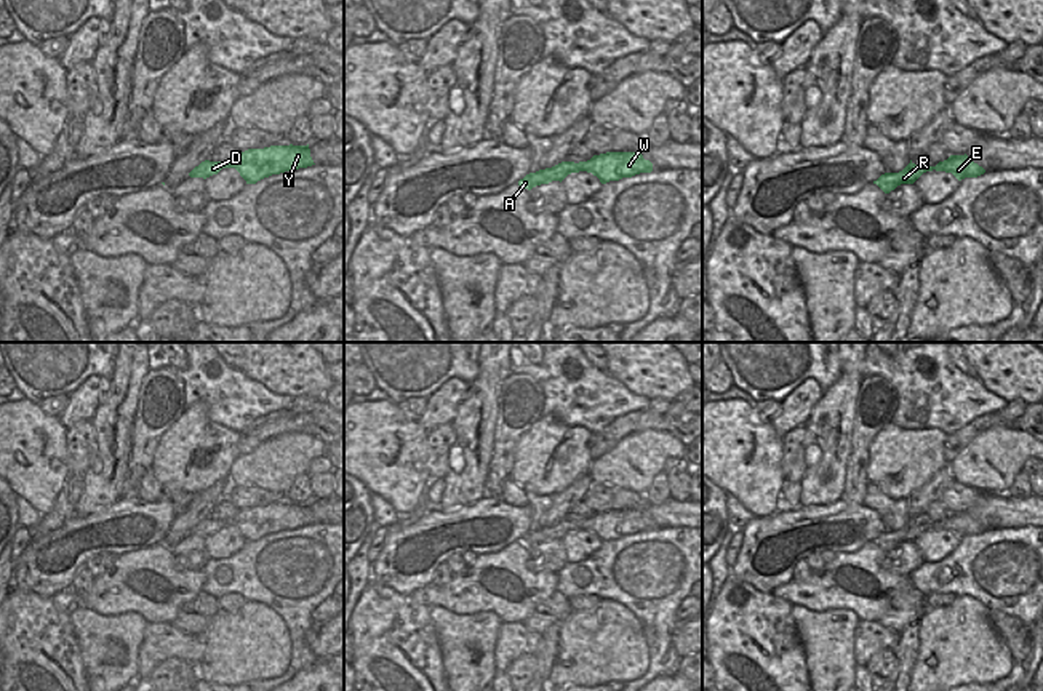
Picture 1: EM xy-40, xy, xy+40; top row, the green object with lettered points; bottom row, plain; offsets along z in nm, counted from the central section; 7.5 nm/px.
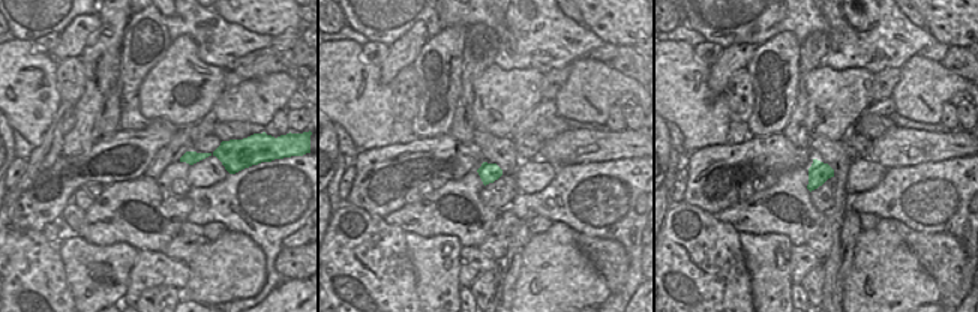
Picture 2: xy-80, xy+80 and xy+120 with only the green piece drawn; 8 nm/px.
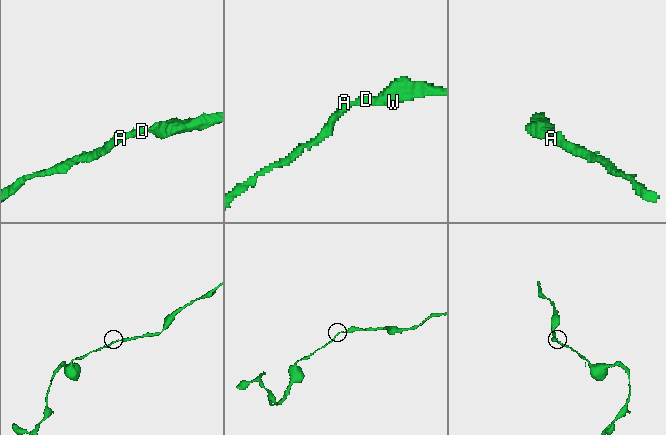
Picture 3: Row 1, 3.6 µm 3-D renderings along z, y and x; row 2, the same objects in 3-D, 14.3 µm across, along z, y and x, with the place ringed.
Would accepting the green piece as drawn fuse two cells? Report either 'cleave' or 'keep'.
keep

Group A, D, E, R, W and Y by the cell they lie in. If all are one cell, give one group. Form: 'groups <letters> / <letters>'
groups A D E R W Y

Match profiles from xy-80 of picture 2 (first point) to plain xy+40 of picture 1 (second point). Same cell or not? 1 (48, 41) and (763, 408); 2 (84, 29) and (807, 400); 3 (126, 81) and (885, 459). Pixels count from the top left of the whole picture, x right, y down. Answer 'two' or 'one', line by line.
1: one
2: one
3: two

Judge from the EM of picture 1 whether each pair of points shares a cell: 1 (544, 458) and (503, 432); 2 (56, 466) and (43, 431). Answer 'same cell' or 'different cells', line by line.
1: different cells
2: same cell

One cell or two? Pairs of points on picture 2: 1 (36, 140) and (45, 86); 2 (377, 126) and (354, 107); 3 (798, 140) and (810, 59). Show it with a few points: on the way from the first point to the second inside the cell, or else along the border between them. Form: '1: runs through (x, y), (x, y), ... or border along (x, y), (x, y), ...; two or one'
1: runs through (36, 126), (36, 99); one
2: runs through (371, 120), (360, 110); one
3: runs through (797, 120), (801, 102), (801, 78); one

